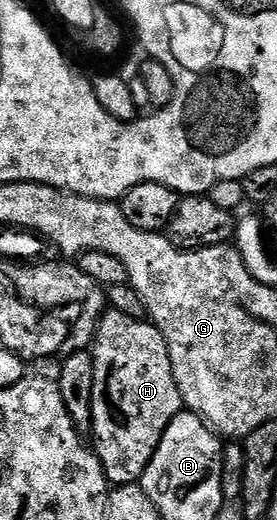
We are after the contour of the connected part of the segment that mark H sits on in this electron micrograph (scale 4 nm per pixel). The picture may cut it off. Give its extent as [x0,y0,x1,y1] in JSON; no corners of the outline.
[91,310,183,485]

